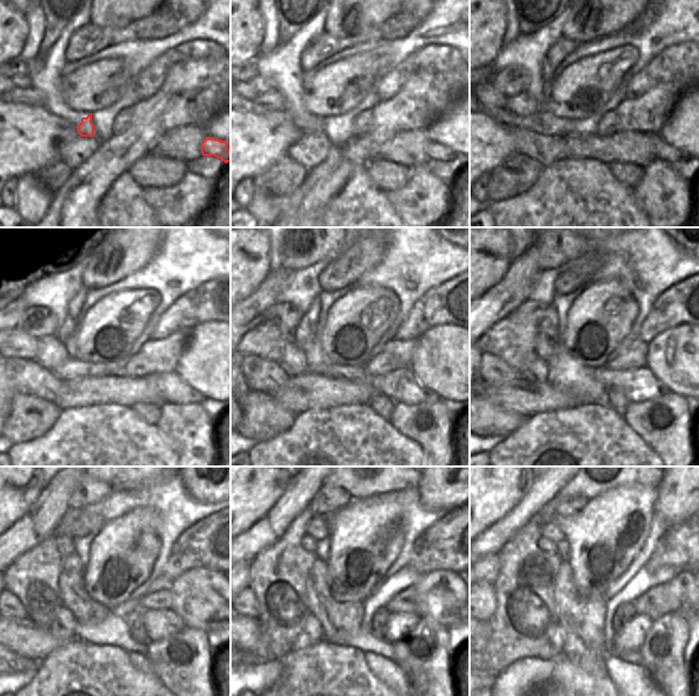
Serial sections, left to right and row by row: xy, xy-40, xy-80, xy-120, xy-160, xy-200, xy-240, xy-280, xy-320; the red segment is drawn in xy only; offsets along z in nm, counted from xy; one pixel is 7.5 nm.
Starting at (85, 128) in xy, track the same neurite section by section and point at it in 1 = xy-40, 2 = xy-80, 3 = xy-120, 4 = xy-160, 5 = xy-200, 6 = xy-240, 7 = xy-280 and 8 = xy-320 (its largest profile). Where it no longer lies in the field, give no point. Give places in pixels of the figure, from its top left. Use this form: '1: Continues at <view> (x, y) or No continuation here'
1: Continues at xy-40 (315, 124)
2: Continues at xy-80 (544, 123)
3: Continues at xy-120 (72, 368)
4: Continues at xy-160 (400, 385)
5: Continues at xy-200 (639, 384)
6: Continues at xy-240 (162, 623)
7: Continues at xy-280 (398, 626)
8: Continues at xy-320 (632, 635).

